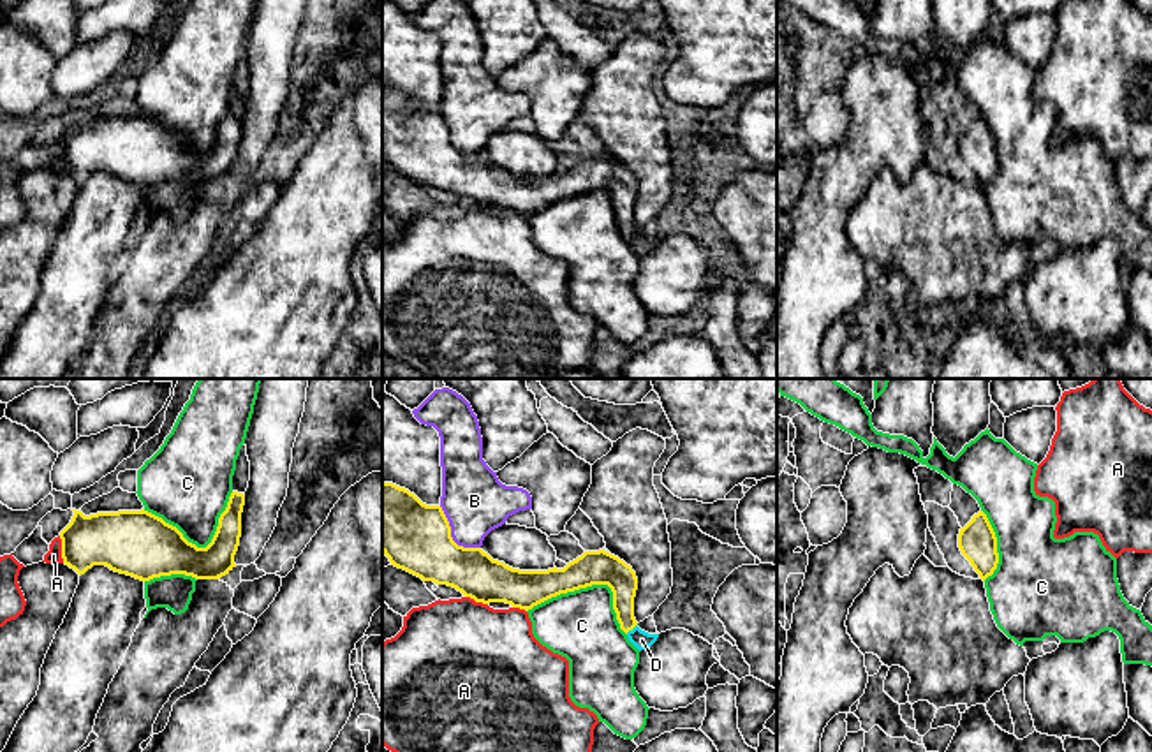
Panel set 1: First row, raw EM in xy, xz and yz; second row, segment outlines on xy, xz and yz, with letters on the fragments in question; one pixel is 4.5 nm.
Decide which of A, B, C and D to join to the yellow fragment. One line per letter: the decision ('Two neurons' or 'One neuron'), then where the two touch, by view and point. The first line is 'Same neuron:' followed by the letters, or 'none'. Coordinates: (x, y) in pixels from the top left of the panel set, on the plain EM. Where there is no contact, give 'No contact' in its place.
Same neuron: D
A: Two neurons. Touches yellow at xy (62, 155)
B: Two neurons. Touches yellow at xz (450, 141)
C: Two neurons. Touches yellow at xz (592, 189)
D: One neuron. Touches yellow at xz (631, 235)

